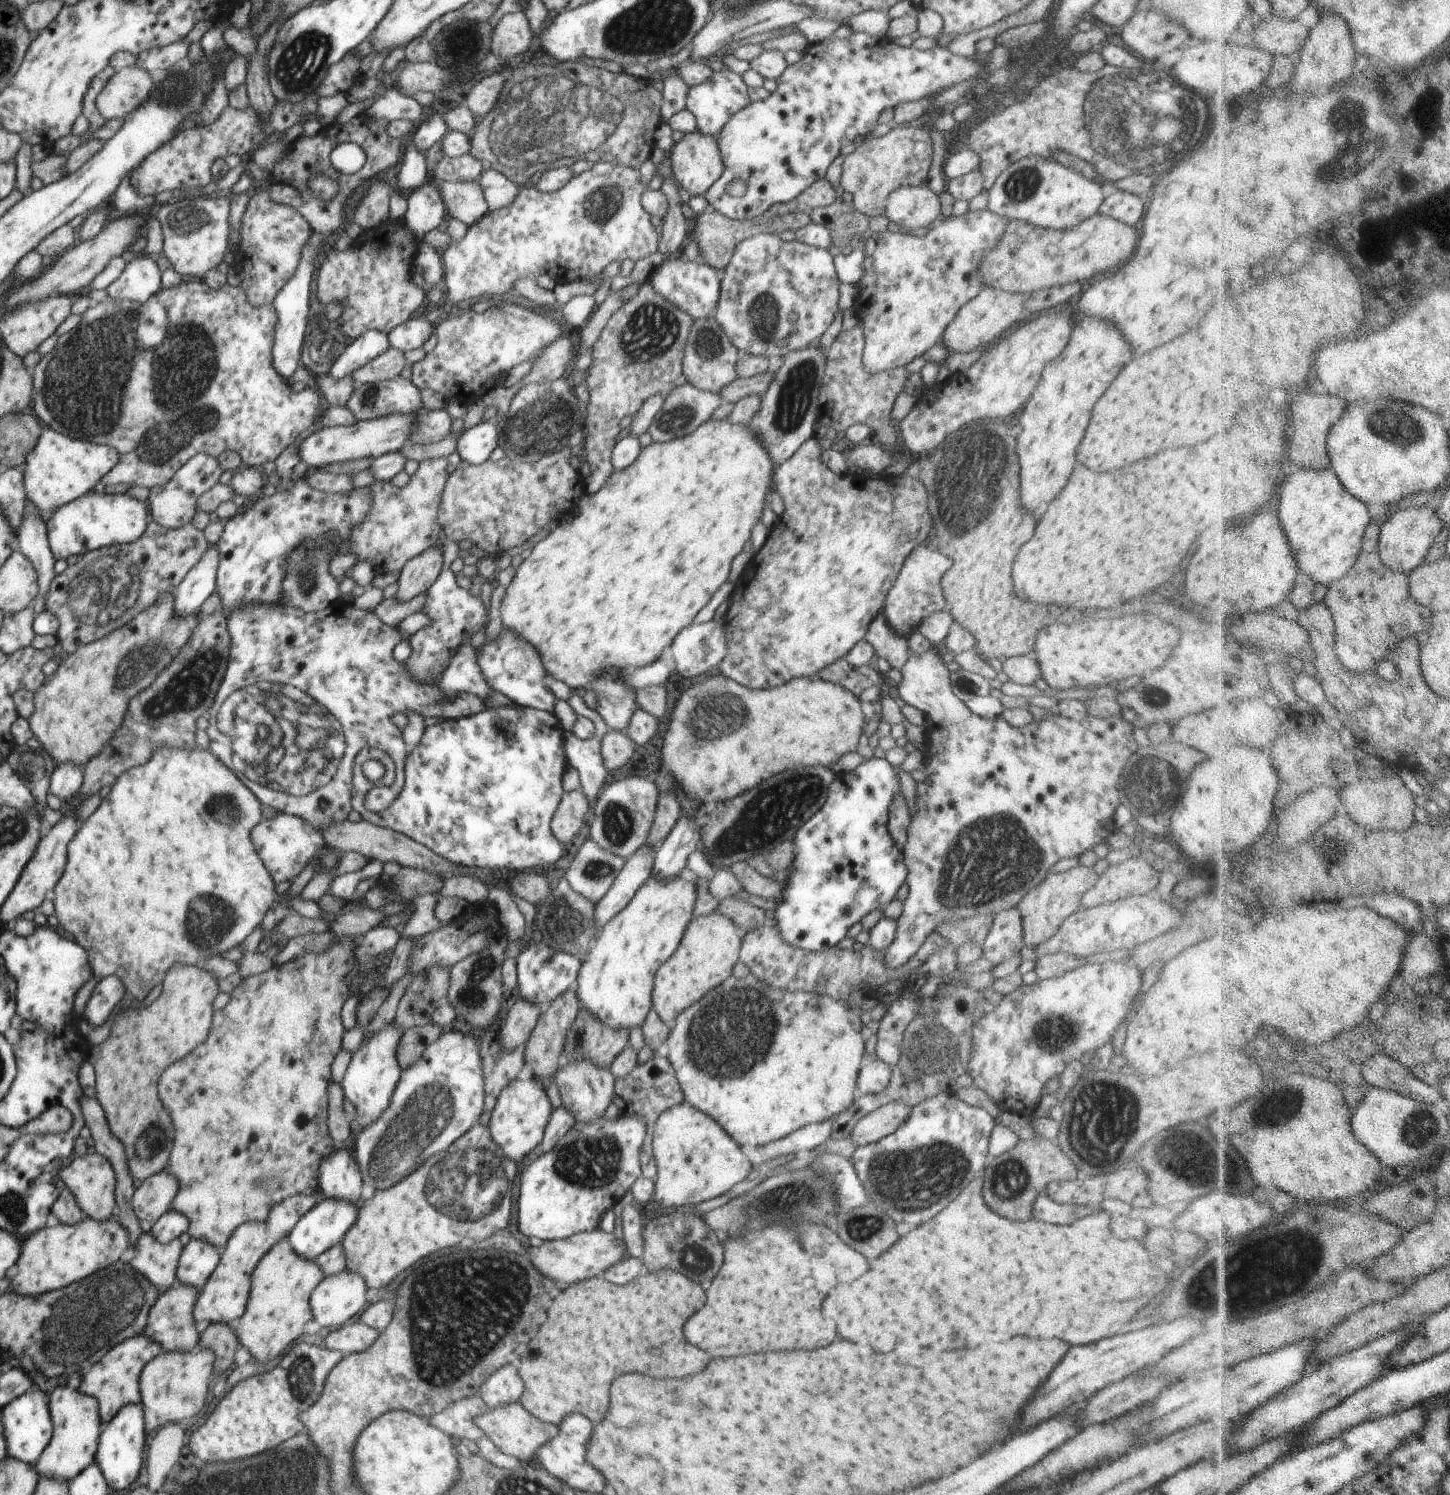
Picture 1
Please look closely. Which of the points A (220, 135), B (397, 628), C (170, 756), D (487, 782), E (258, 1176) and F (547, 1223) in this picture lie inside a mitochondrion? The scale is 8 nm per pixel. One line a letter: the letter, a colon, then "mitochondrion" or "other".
A: other
B: other
C: other
D: mitochondrion
E: mitochondrion
F: other

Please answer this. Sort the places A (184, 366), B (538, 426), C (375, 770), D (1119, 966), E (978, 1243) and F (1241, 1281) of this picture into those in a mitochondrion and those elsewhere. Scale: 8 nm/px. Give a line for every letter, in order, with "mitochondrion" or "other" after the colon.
A: mitochondrion
B: mitochondrion
C: mitochondrion
D: other
E: other
F: mitochondrion

